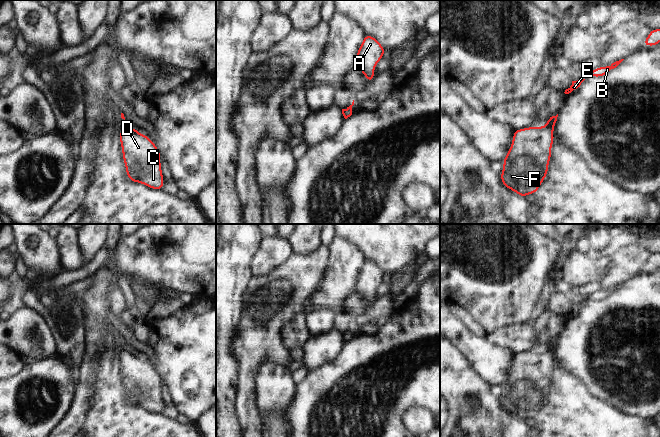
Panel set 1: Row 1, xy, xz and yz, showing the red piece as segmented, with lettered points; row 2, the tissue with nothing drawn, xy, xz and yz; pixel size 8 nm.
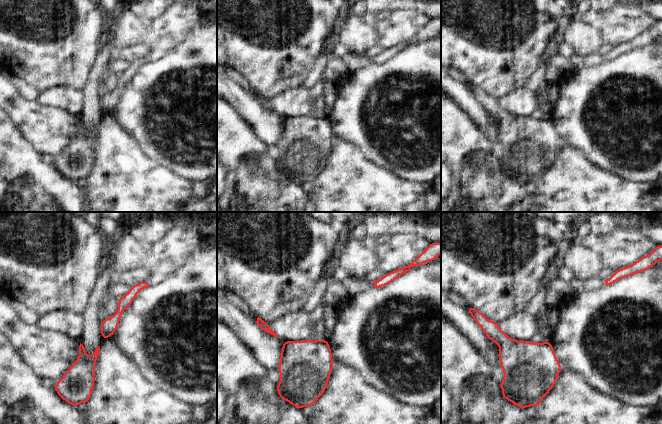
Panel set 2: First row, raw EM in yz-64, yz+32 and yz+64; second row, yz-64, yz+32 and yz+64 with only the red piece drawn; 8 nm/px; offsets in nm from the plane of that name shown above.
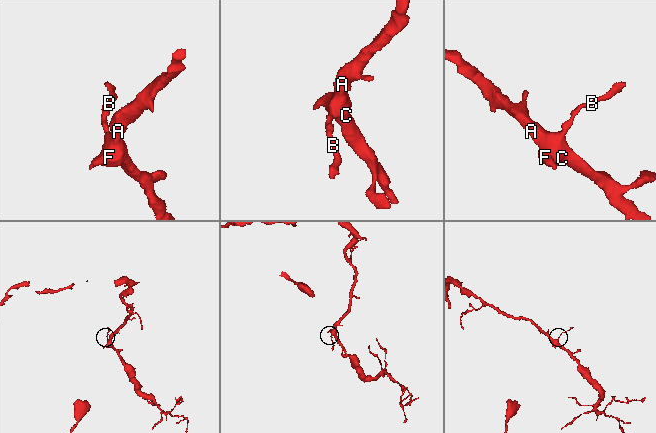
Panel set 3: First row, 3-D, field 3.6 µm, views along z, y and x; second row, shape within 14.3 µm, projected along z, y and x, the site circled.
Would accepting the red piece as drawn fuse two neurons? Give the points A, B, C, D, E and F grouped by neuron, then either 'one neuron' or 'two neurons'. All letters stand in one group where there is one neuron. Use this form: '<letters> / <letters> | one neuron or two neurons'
A B C D E F | one neuron

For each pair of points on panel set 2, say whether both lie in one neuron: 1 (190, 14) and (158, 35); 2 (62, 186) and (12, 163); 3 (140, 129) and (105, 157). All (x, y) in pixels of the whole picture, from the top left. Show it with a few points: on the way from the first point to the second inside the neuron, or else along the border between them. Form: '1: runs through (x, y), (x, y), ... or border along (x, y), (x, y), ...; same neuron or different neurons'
1: runs through (182, 18), (166, 33); same neuron
2: runs through (50, 186), (44, 186), (27, 170), (24, 170); same neuron
3: border along (116, 118), (146, 154); different neurons

